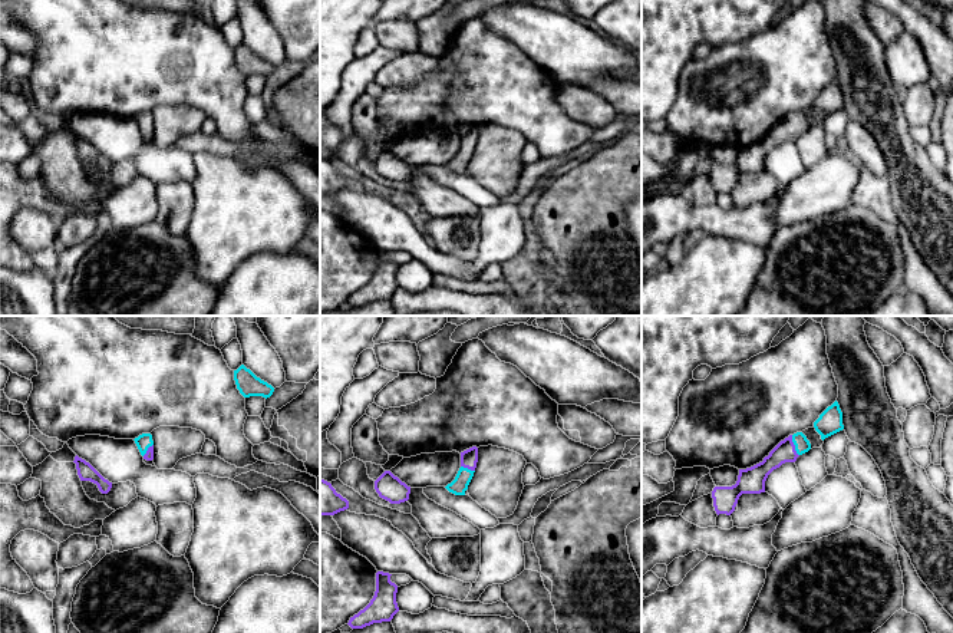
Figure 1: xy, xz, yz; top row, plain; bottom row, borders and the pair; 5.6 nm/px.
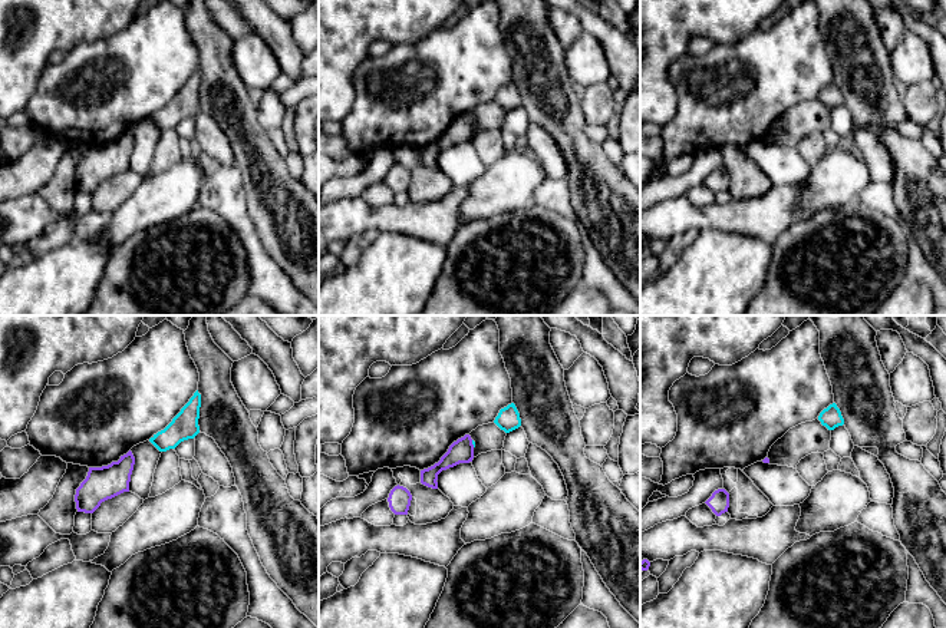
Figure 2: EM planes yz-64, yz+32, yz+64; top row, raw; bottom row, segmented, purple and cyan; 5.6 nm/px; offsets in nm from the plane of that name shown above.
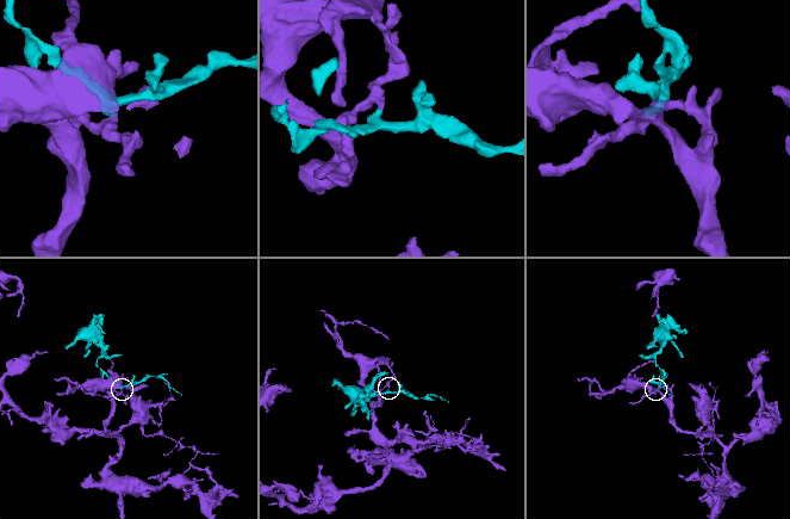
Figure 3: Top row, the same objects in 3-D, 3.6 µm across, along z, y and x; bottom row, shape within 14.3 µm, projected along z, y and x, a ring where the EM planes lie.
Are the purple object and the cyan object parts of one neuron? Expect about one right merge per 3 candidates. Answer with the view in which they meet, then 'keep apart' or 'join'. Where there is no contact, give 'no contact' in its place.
yz | join

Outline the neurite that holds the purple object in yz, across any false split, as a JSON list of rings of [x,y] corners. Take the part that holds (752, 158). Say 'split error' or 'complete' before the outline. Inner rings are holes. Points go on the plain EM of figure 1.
split error; [[[797,111],[781,119],[762,141],[739,148],[735,164],[713,167],[712,177],[716,192],[731,194],[742,172],[765,171],[765,159],[774,148],[785,141],[795,141],[799,133],[809,128],[811,122],[807,115],[802,111]]]

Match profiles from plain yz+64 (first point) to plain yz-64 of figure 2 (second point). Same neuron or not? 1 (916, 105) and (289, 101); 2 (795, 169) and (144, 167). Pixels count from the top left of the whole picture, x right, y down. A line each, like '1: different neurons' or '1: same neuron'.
1: different neurons
2: same neuron

